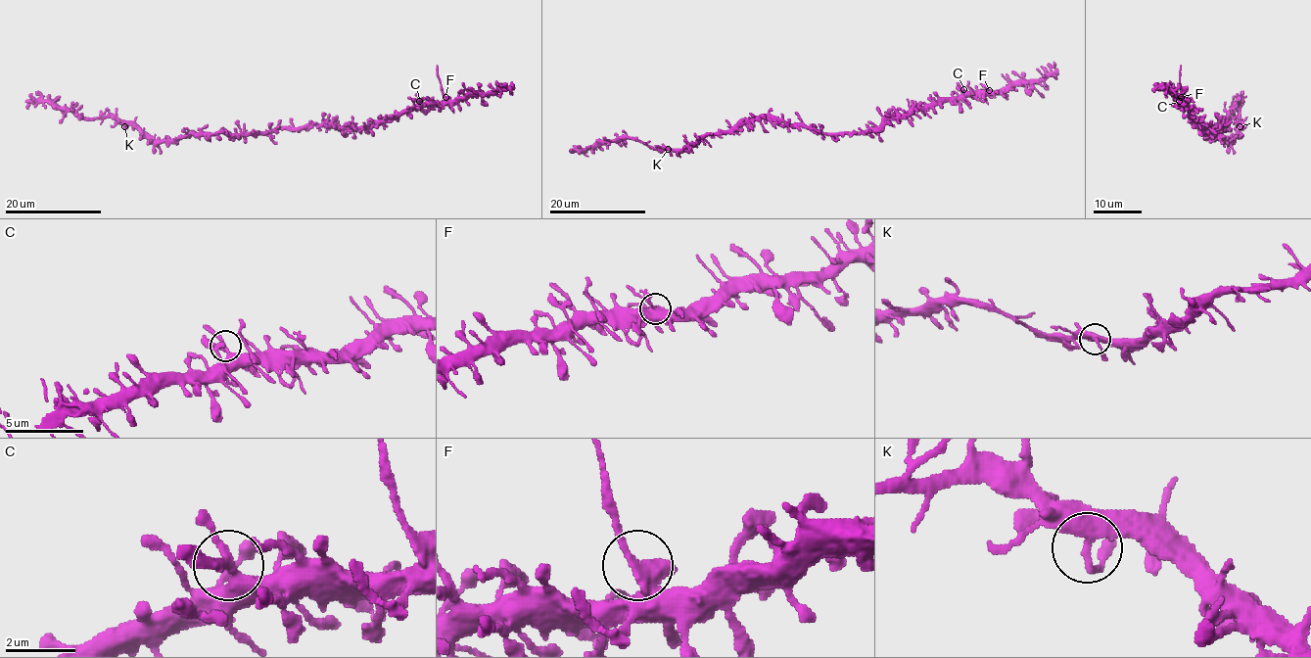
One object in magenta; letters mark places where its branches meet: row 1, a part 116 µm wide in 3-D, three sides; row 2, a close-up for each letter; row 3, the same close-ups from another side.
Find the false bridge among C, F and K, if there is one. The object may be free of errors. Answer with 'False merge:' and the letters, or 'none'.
False merge: F

